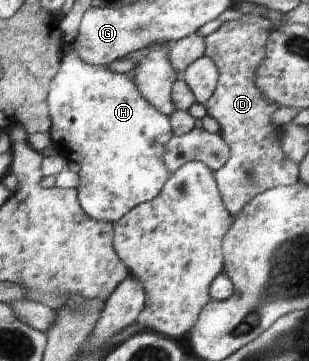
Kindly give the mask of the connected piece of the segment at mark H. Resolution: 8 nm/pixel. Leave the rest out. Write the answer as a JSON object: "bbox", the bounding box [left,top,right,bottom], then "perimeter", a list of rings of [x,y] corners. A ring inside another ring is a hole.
{"bbox":[47,42,175,224],"perimeter":[[[72,42],[66,45],[63,67],[51,81],[47,104],[51,115],[51,144],[68,162],[76,161],[80,165],[77,190],[79,203],[88,217],[113,224],[138,204],[154,200],[166,187],[171,170],[165,164],[164,156],[167,145],[175,136],[171,119],[143,97],[129,74],[110,71],[104,65],[90,65],[74,51]]]}

